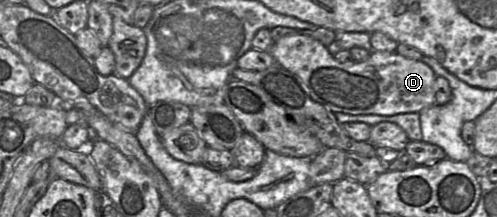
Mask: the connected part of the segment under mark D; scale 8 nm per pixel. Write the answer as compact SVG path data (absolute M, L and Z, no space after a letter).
M303 34L284 36L268 51L276 63L301 80L311 99L334 114L391 116L419 113L436 103L436 74L422 60L410 59L396 52L372 51L365 61L341 63L320 41Z

